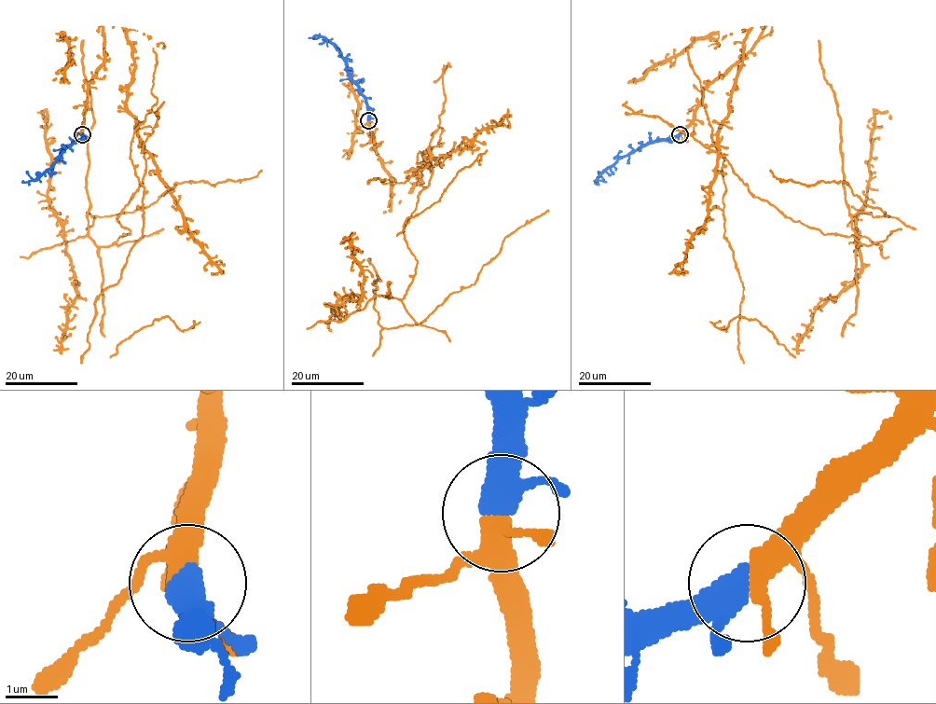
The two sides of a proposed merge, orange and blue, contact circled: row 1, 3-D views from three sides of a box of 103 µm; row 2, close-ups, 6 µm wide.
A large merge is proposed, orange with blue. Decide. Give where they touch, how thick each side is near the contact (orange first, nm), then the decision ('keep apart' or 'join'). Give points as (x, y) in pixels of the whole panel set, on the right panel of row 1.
at (680, 134); 280 nm thick on the orange side, 400 nm on the other; join

